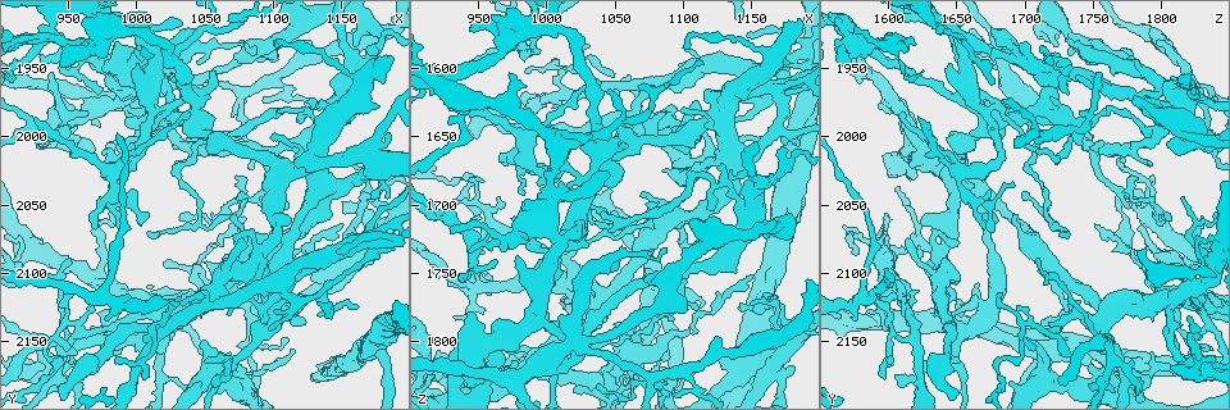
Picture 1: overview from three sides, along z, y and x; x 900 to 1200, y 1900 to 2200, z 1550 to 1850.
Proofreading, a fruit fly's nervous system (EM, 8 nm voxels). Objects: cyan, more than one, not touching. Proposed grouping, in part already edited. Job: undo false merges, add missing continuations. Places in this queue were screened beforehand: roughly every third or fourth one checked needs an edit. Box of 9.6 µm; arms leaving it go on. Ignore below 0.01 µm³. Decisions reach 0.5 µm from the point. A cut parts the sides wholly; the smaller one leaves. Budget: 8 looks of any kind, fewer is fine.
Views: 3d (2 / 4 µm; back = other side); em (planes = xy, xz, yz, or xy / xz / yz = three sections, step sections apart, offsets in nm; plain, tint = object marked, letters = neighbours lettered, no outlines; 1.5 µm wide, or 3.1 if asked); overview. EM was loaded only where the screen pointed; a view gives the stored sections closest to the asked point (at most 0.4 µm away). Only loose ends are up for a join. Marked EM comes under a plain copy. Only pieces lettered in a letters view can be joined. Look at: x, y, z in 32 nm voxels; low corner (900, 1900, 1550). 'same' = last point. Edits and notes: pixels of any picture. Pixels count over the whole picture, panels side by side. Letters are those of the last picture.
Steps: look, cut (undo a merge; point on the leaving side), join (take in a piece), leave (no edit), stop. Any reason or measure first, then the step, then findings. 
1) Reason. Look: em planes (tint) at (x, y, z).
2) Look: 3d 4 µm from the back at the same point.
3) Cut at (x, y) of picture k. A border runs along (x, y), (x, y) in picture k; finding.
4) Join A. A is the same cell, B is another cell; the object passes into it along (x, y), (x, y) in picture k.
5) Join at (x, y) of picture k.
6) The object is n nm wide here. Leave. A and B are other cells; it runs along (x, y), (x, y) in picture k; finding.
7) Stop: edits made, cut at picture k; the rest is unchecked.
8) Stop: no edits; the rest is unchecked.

Free end. Look: 3d 4 µm at (1038, 1984, 1608).

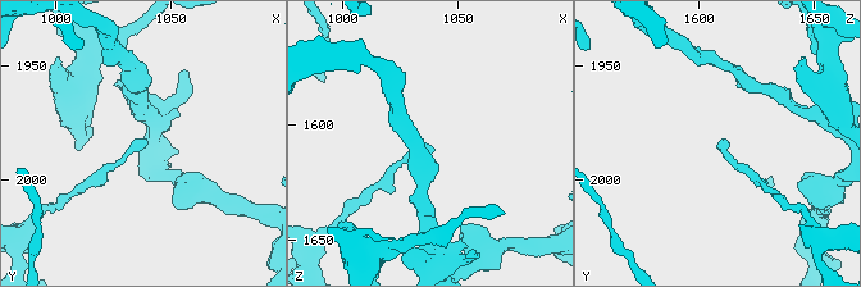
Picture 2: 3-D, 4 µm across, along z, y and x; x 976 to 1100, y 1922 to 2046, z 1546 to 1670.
Look: em xy step 8 (letters) at (1039, 1983, 1608).

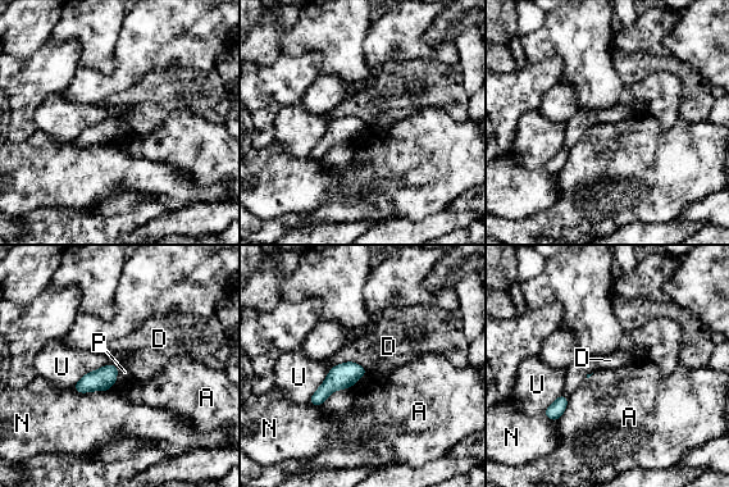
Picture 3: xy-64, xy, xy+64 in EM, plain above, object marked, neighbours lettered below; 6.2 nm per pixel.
Another direction. Look: em xz step 8 (letters) at the same point.

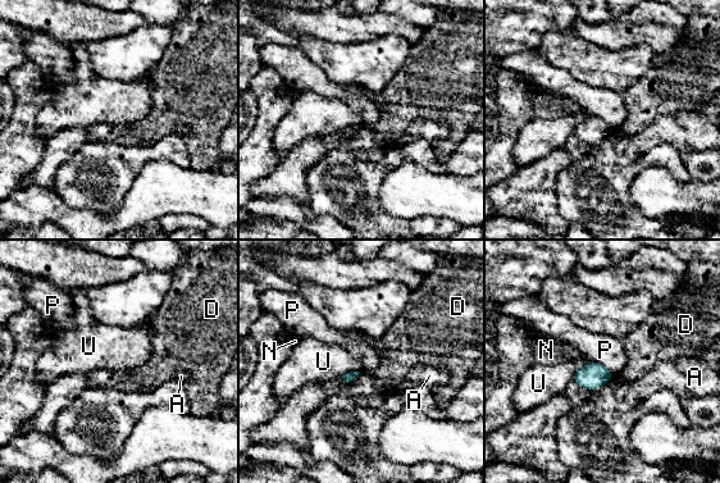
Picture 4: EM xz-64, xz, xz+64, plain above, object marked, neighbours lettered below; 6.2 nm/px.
The longest contact is with A, 170 nm. Leave. A, D, N, P and U are other cells; a border runs along (591, 360), (604, 365), (613, 373) in picture 4; no lettered piece goes on from it.

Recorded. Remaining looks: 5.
Free end. Look: em planes (letters) at (932, 2184, 1784).

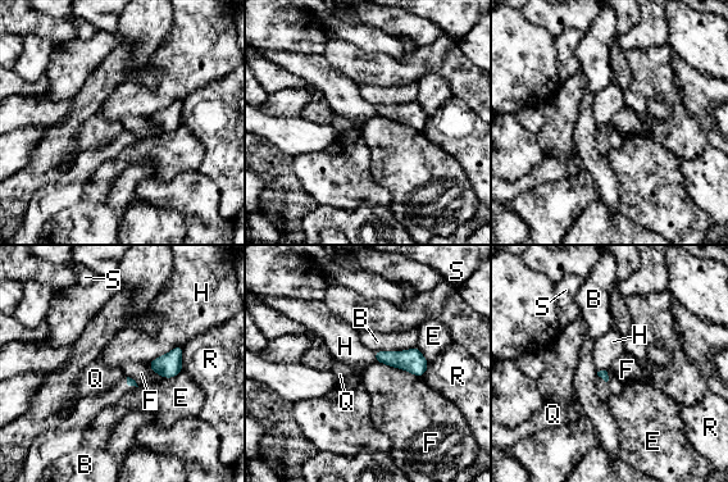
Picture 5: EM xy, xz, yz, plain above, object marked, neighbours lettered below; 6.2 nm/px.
Leave. B, E, F, H, Q, R and S are other cells; no lettered piece goes on from it.

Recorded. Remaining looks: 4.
Thin end. Look: 3d 2 µm at (1072, 2028, 1776).

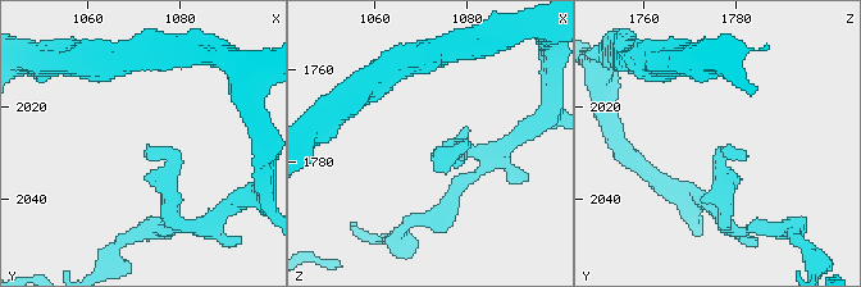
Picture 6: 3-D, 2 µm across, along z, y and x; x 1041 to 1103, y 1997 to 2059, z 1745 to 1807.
Shape alone is not enough. Look: em planes (letters) at (1074, 2029, 1778).

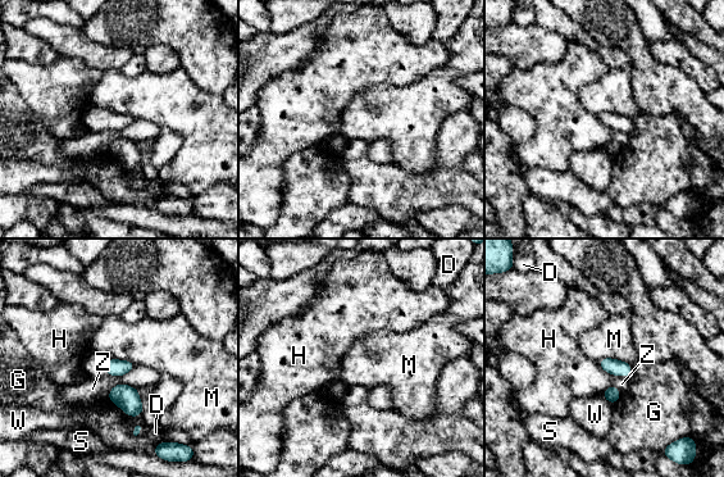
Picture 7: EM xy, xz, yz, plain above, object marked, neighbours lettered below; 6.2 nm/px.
Leave. D, G, H, M, S, W and Z are other cells; a border runs along (599, 360), (614, 358), (631, 366) in picture 7; no lettered piece goes on from it.

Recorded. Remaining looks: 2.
Abrupt turn. Look: 3d 4 µm at (1184, 1922, 1662).

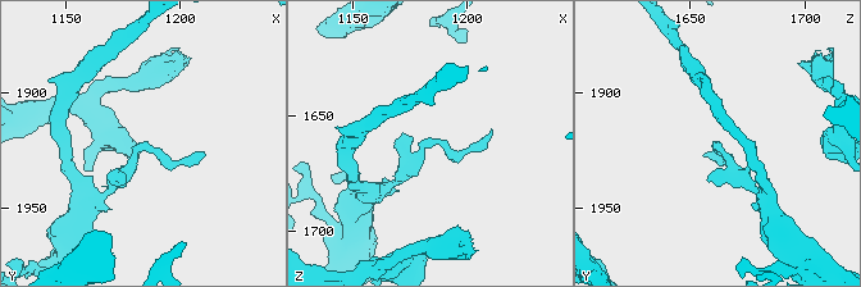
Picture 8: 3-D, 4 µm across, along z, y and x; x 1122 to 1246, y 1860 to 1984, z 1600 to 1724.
Look: em planes (letters) at (1185, 1924, 1661).

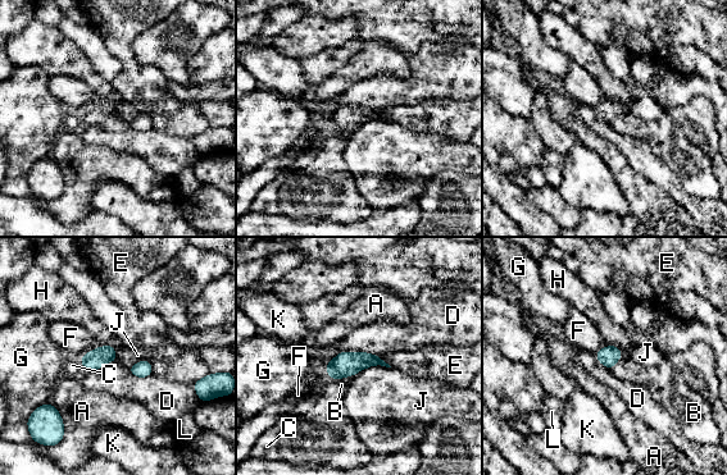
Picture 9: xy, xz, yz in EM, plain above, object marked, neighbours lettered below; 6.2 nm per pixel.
The object is 120 nm wide here. Leave. A, B, C, D, E, F, G, H, J, K and L are other cells; continuous, no second cell.

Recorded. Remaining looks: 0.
Stop: no edits; the rest is unchecked.

